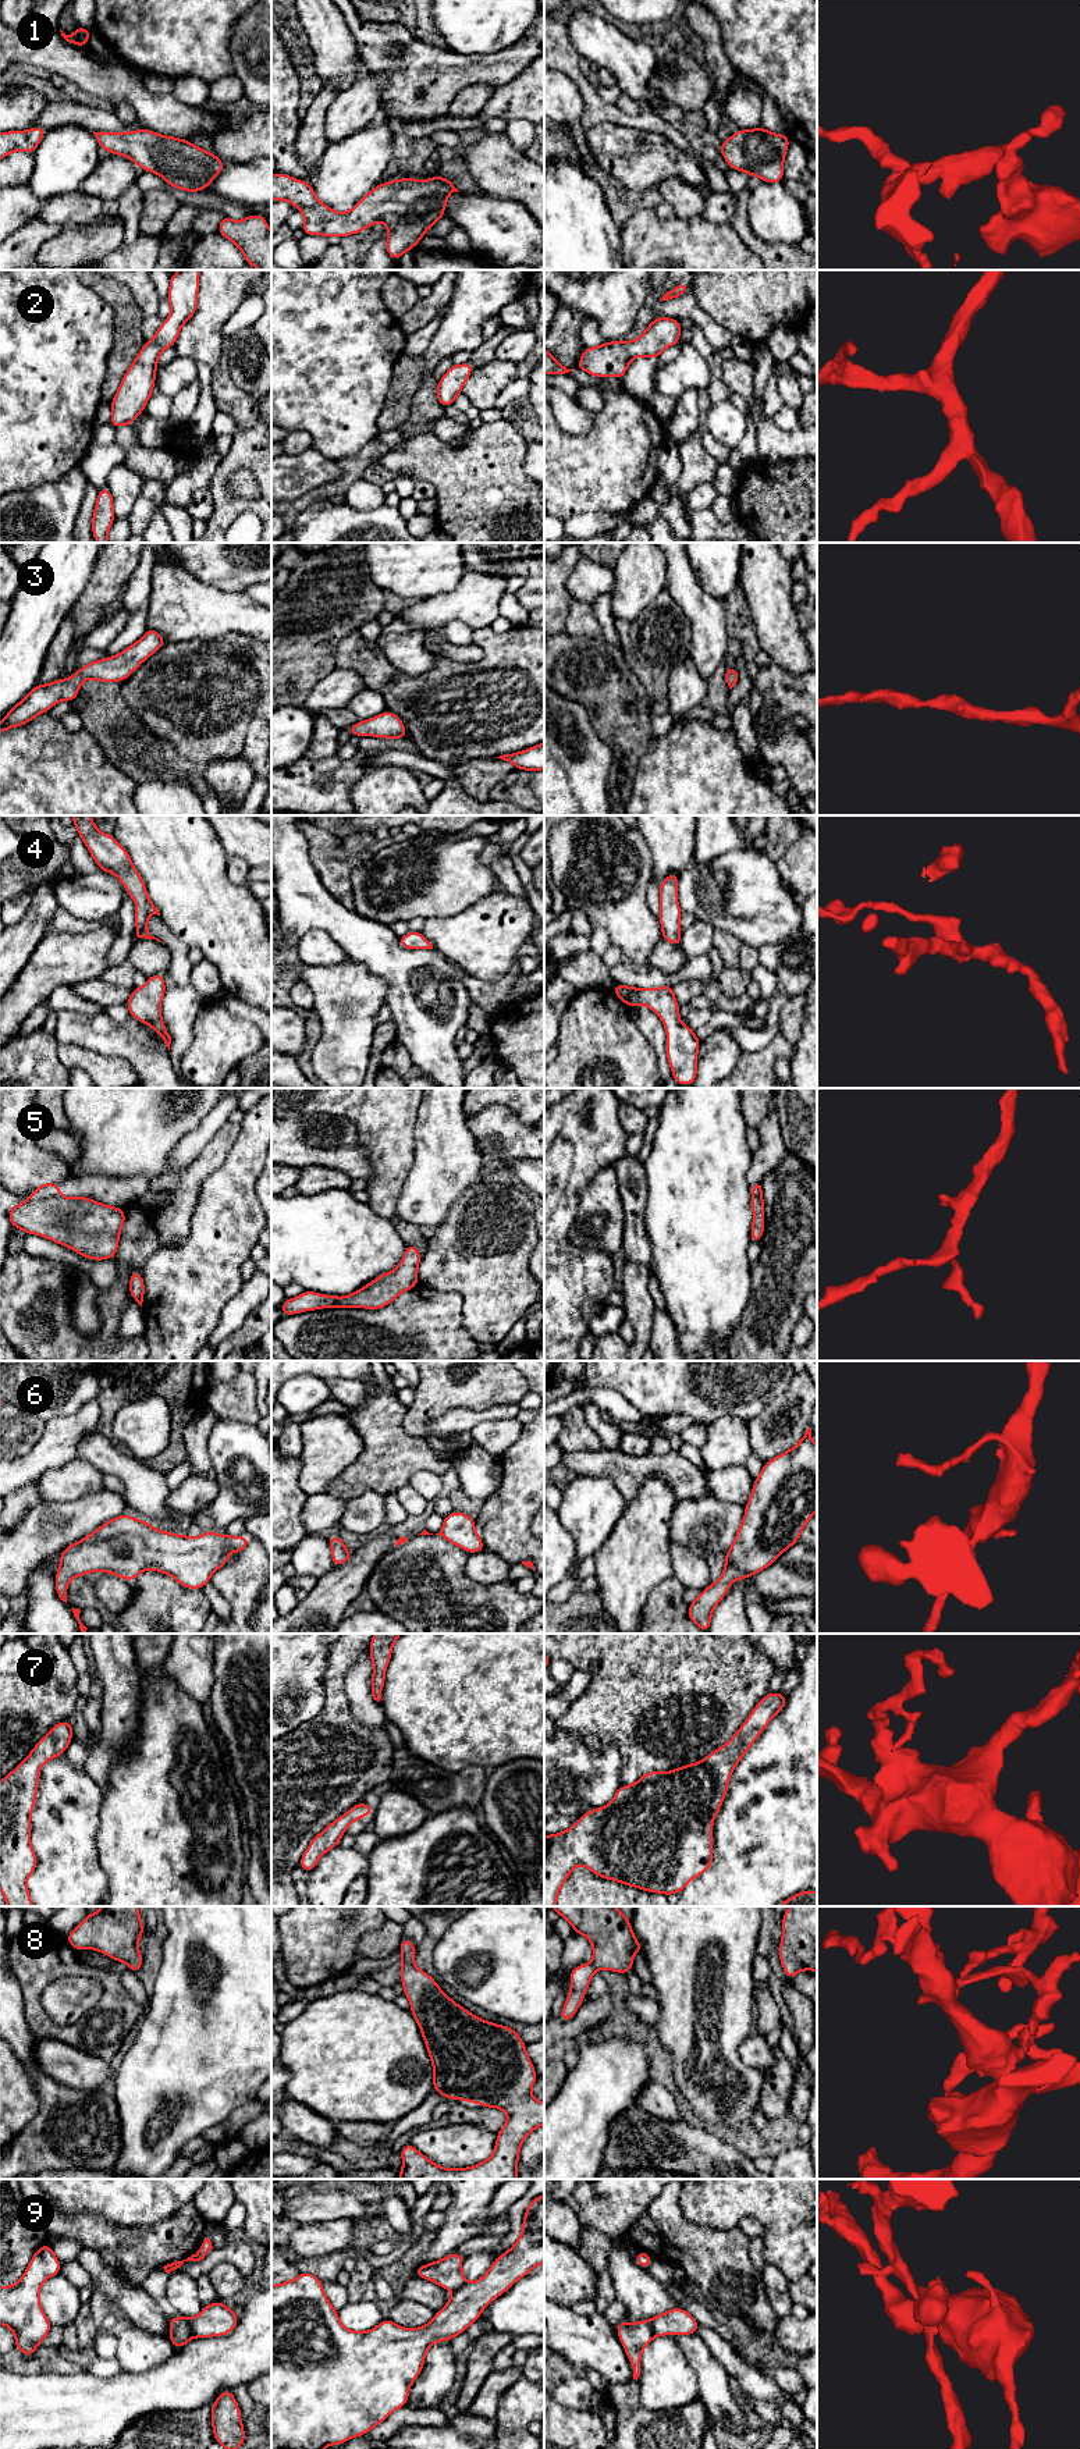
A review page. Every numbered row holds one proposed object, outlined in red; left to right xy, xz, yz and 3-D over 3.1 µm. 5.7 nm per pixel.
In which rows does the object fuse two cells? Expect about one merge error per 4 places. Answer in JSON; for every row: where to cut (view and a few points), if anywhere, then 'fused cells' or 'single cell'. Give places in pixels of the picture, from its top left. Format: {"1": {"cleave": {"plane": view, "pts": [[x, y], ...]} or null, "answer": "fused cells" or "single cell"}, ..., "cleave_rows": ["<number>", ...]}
{"1": {"cleave": null, "answer": "single cell"}, "2": {"cleave": null, "answer": "single cell"}, "3": {"cleave": null, "answer": "single cell"}, "4": {"cleave": null, "answer": "single cell"}, "5": {"cleave": null, "answer": "single cell"}, "6": {"cleave": null, "answer": "single cell"}, "7": {"cleave": null, "answer": "single cell"}, "8": {"cleave": null, "answer": "single cell"}, "9": {"cleave": {"plane": "xy", "pts": [[188, 2318], [188, 2327], [194, 2336]]}, "answer": "fused cells"}, "cleave_rows": ["9"]}

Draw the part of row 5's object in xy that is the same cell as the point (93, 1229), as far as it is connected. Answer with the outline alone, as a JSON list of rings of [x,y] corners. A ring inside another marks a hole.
[[[51,1180],[35,1188],[29,1199],[13,1206],[8,1219],[15,1229],[102,1261],[117,1254],[125,1211],[88,1197],[63,1197]]]

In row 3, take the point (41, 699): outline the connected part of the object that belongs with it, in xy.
[[[146,628],[145,635],[120,654],[86,664],[70,678],[57,679],[47,685],[39,683],[6,714],[0,722],[0,733],[28,724],[36,715],[47,712],[61,700],[75,701],[79,686],[86,679],[124,682],[166,643],[166,639],[159,632]]]

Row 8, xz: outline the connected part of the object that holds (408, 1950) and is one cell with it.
[[[406,1937],[401,1940],[399,1954],[401,1984],[433,2064],[434,2091],[447,2100],[500,2108],[508,2114],[508,2119],[497,2132],[493,2154],[470,2168],[441,2168],[419,2153],[412,2143],[405,2144],[399,2151],[402,2171],[398,2179],[519,2179],[516,2164],[521,2144],[529,2133],[544,2125],[544,2103],[537,2101],[530,2093],[539,2076],[526,2052],[526,2044],[509,2026],[483,2020],[452,2001],[433,1976],[415,1966],[416,1947]]]

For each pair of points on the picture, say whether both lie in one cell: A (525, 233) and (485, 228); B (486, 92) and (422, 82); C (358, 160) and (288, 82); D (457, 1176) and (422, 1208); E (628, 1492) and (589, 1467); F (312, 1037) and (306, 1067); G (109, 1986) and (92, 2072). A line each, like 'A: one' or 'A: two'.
A: one
B: two
C: two
D: one
E: one
F: one
G: two

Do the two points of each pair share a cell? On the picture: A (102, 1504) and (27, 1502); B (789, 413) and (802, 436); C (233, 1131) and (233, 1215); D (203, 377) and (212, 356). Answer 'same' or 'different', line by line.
A: different
B: different
C: different
D: different

